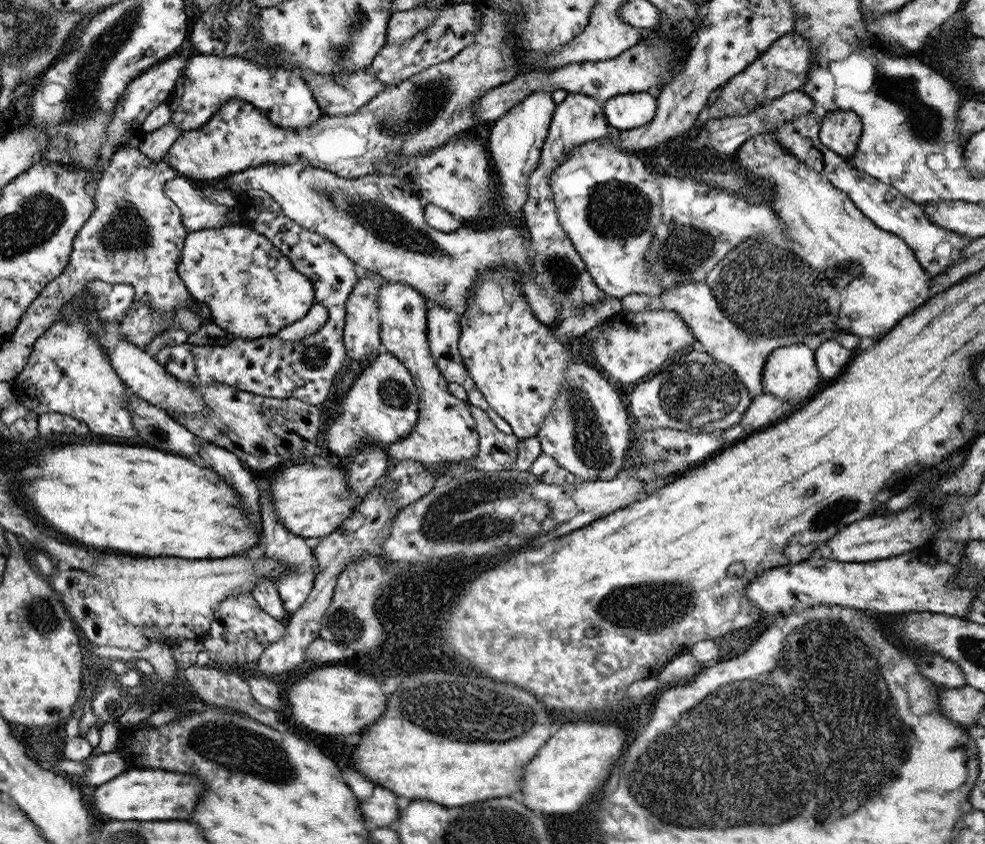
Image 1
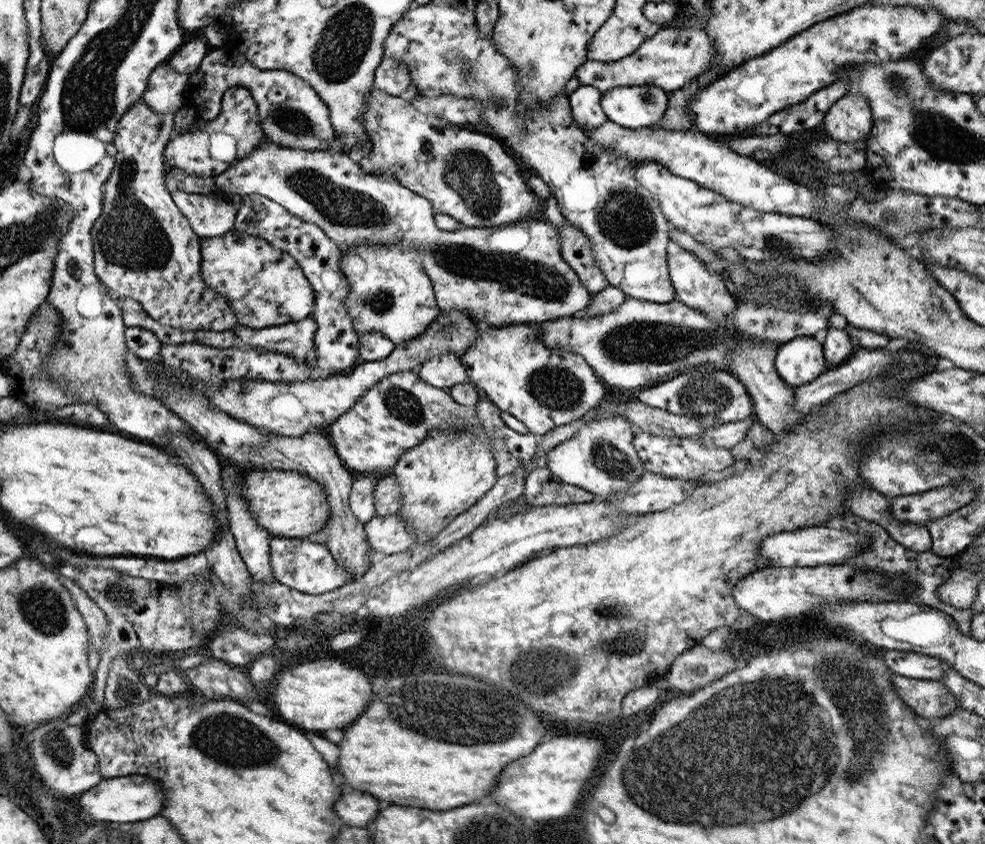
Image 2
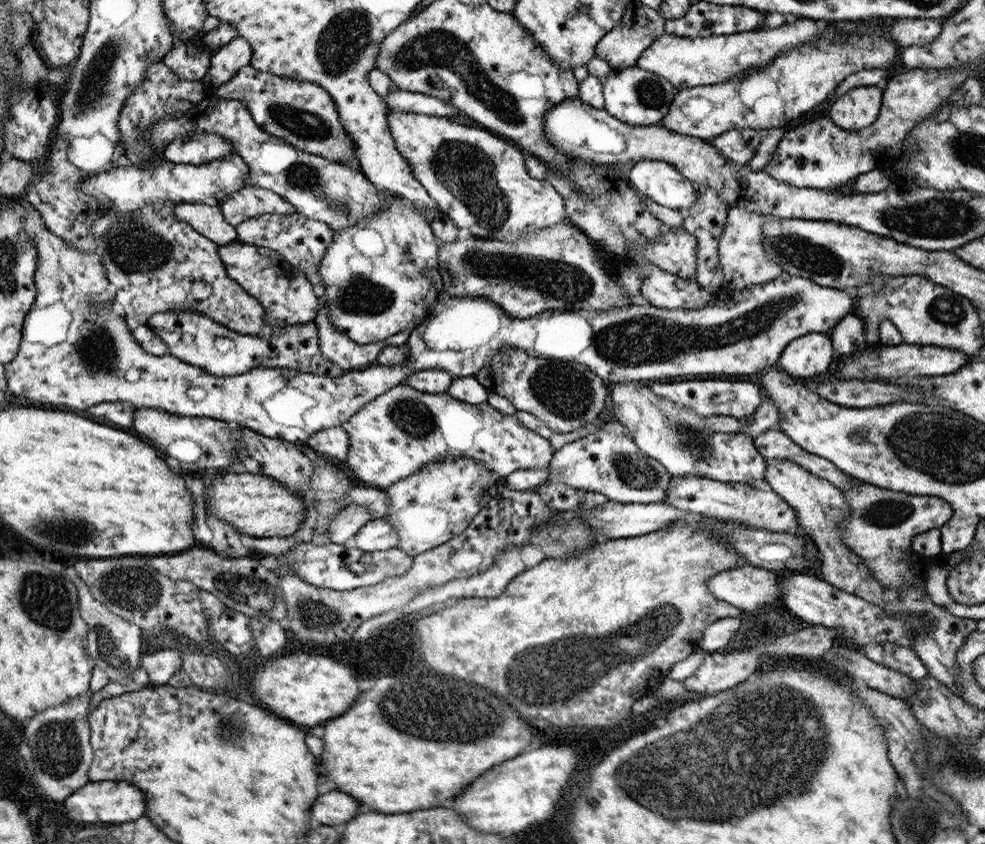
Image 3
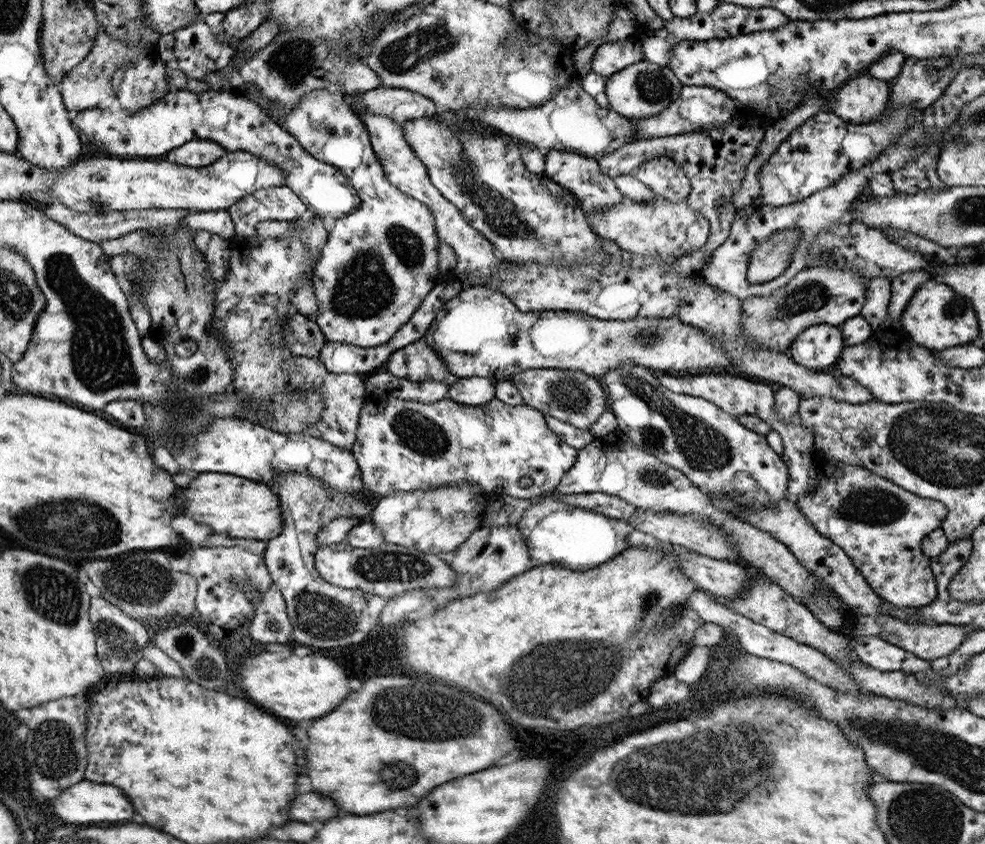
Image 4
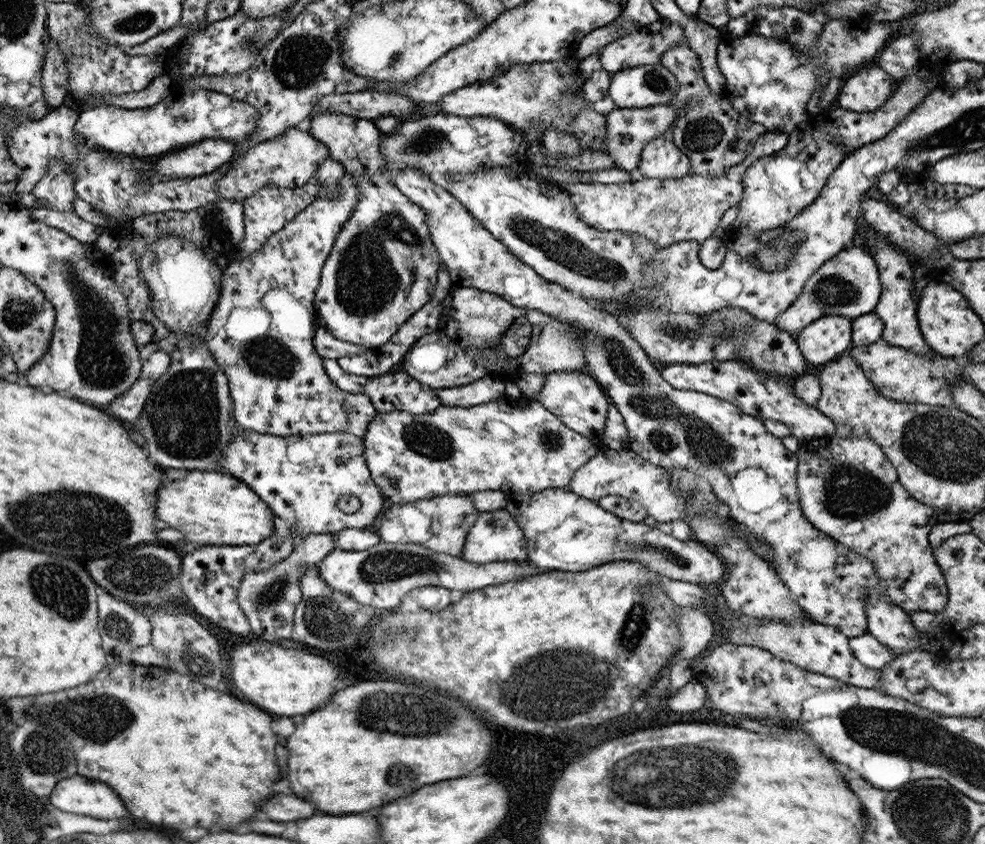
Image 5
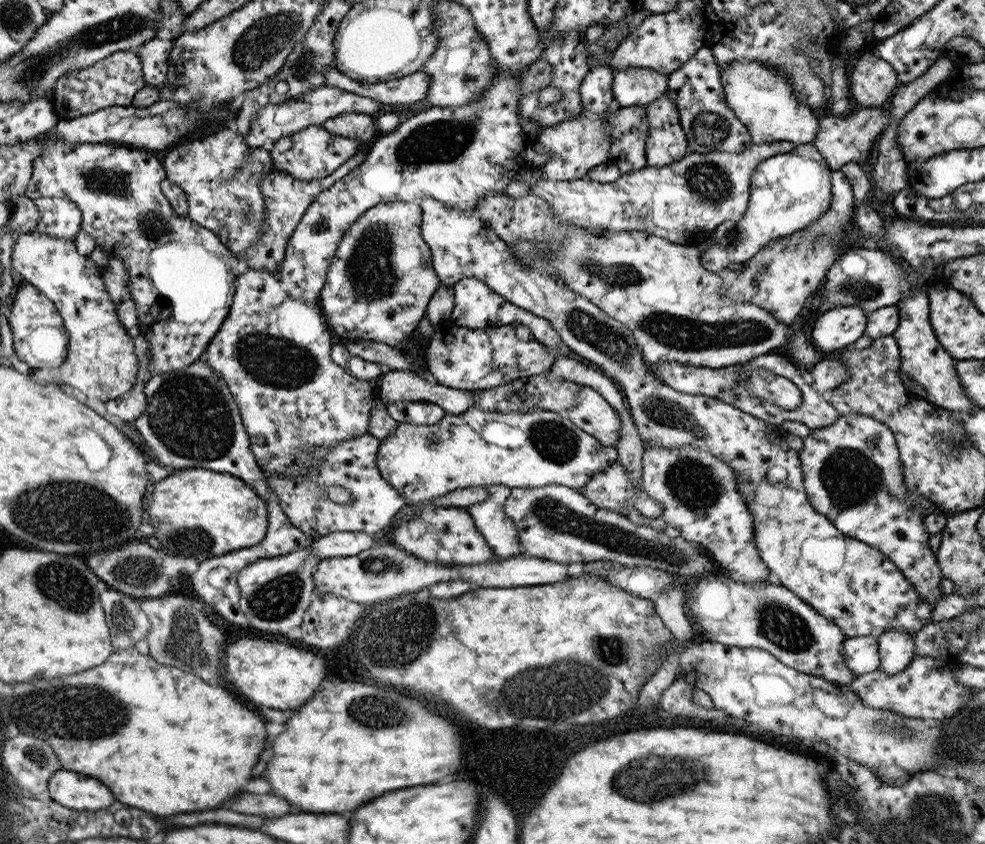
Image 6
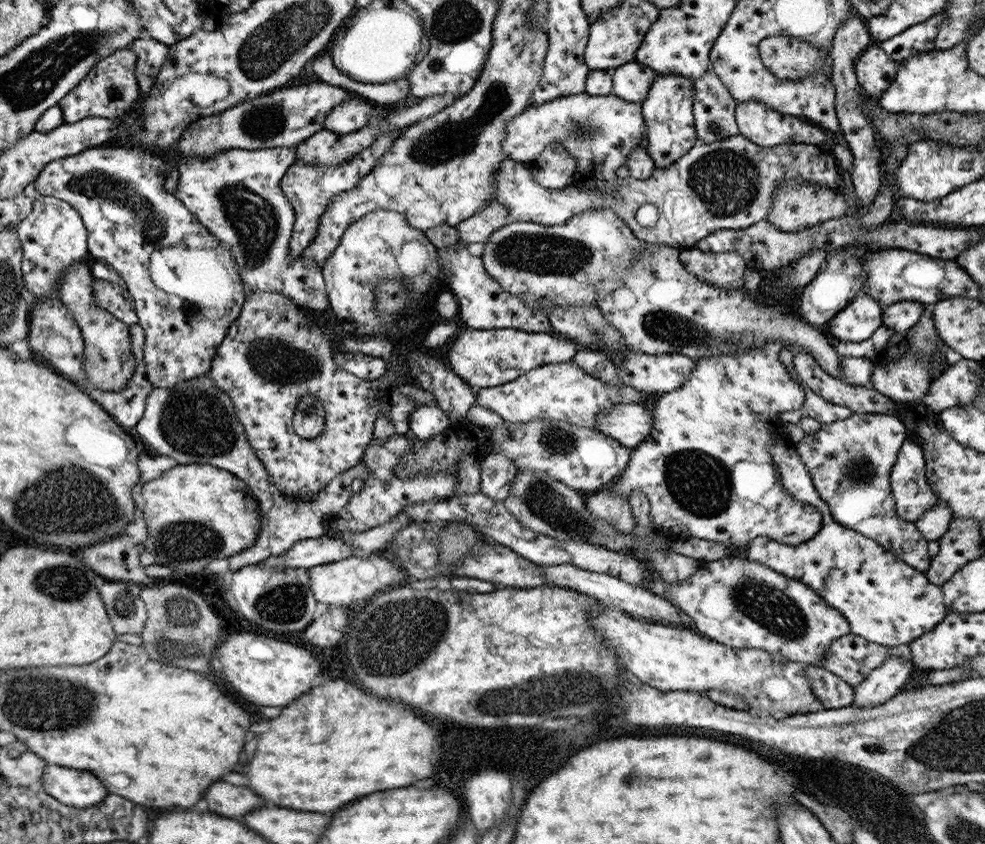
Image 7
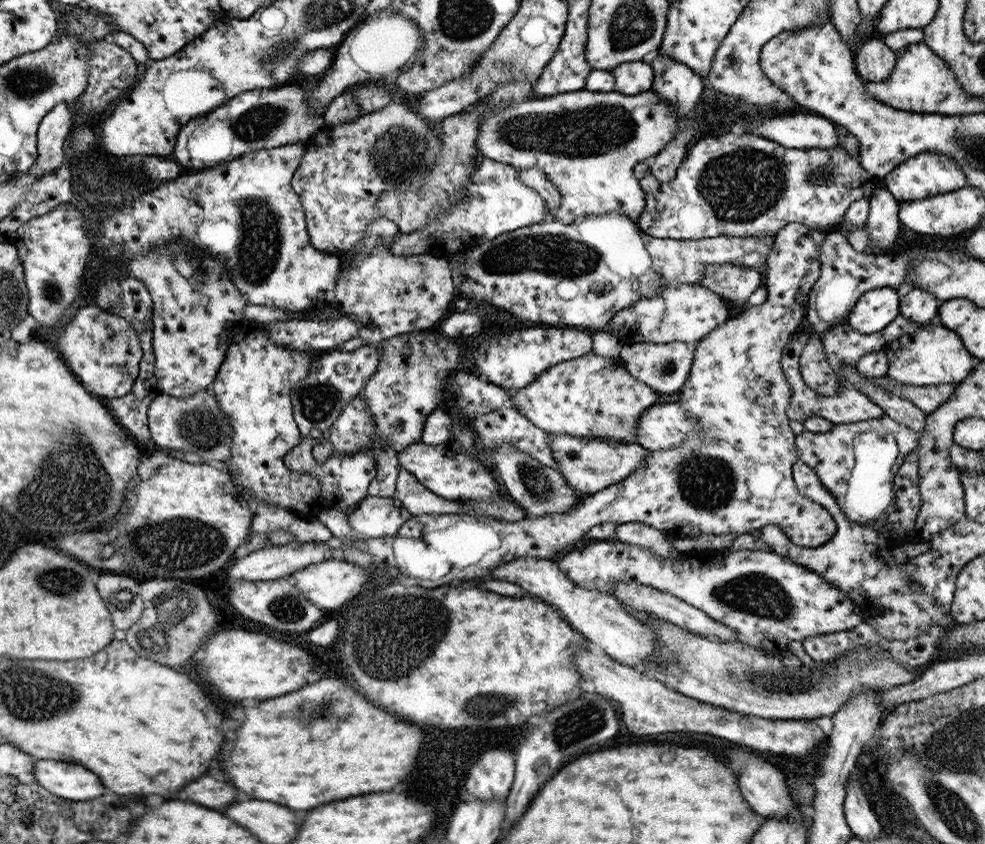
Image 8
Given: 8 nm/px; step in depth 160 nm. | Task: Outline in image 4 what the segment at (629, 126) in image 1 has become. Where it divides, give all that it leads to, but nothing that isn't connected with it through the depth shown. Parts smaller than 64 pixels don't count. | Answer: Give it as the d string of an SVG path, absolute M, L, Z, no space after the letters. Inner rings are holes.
M642 60L630 66L625 66L616 74L607 77L606 90L609 108L631 120L650 118L667 107L670 108L680 96L683 85L667 66Z

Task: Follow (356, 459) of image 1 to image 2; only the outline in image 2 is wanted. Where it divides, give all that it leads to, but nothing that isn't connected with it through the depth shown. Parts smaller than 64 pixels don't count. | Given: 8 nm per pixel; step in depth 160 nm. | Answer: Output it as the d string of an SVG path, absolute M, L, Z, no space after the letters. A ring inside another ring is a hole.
M366 473L354 475L354 482L349 492L349 507L358 524L366 524L376 516L373 492L380 477L374 475Z

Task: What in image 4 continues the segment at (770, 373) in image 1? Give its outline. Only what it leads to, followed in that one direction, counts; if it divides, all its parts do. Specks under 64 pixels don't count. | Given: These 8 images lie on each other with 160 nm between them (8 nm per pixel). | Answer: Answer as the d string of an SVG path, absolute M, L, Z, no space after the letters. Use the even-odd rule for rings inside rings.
M818 324L803 330L789 346L792 360L813 370L834 370L845 347L840 325Z

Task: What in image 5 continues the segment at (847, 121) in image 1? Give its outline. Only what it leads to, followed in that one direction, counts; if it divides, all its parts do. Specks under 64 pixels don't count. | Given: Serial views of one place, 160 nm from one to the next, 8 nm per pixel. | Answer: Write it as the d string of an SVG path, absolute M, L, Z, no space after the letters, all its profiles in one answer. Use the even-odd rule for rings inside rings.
M875 61L865 64L845 80L837 94L838 106L860 113L877 111L884 106L898 83Z

